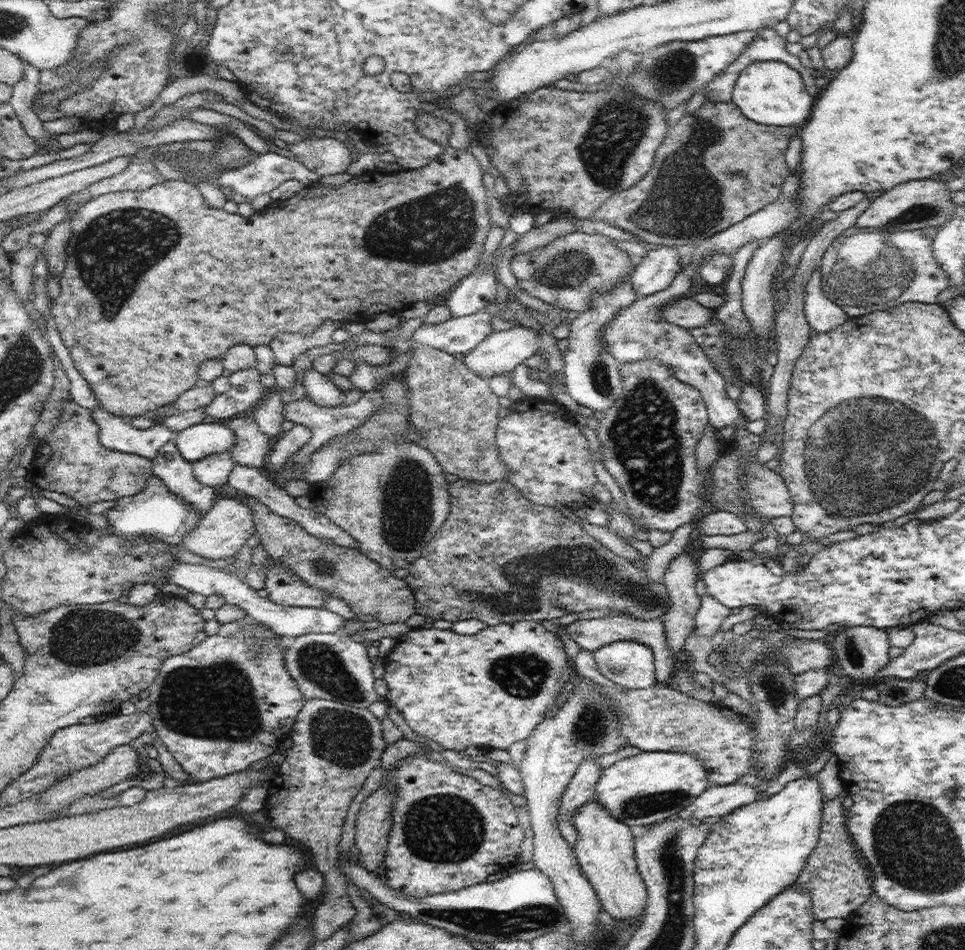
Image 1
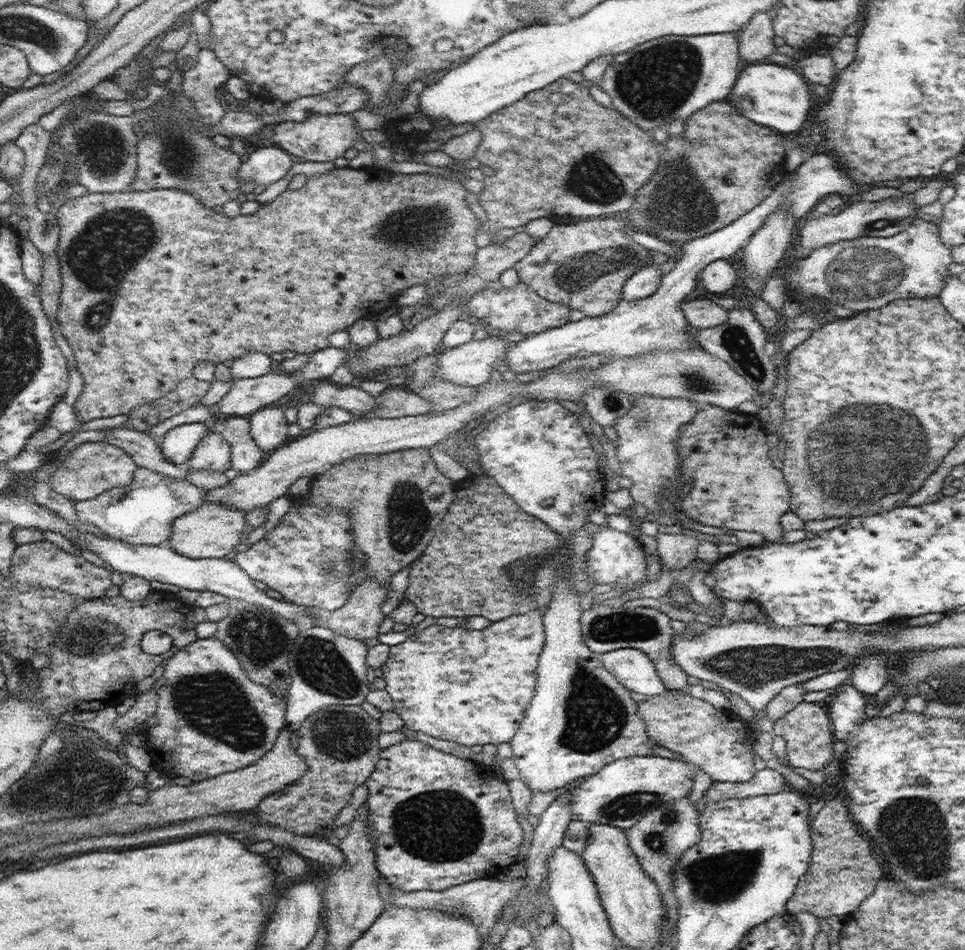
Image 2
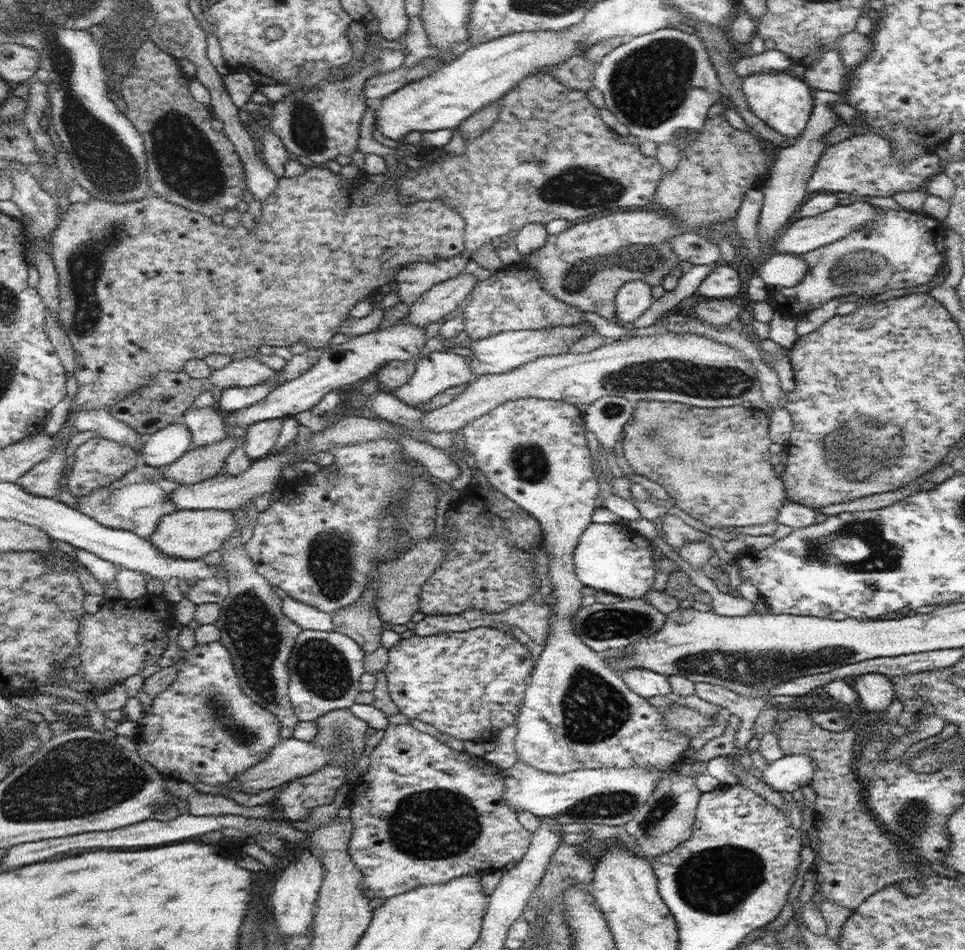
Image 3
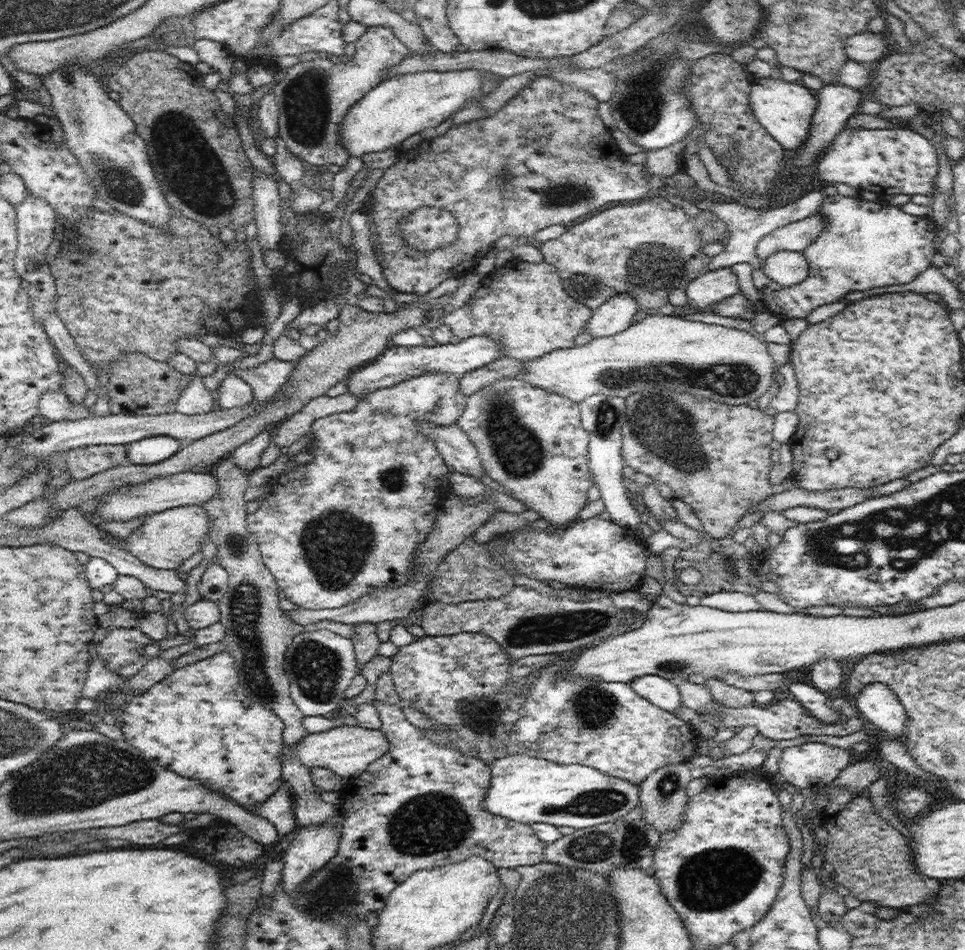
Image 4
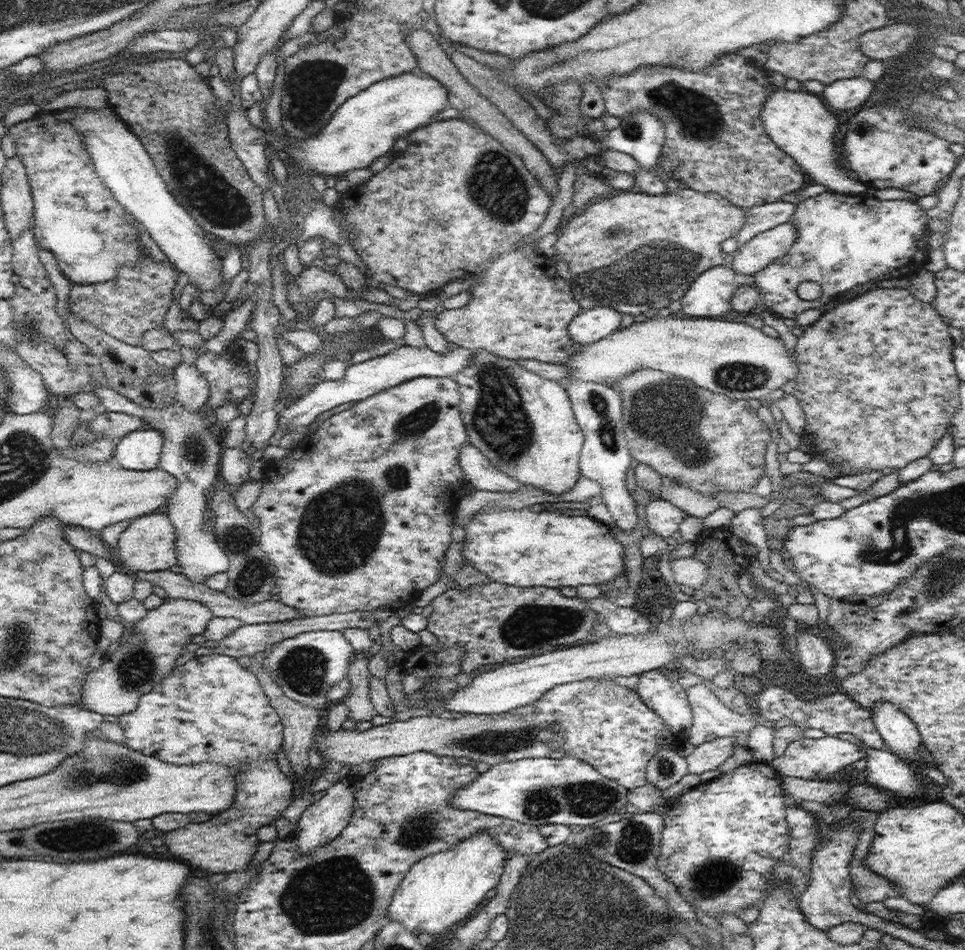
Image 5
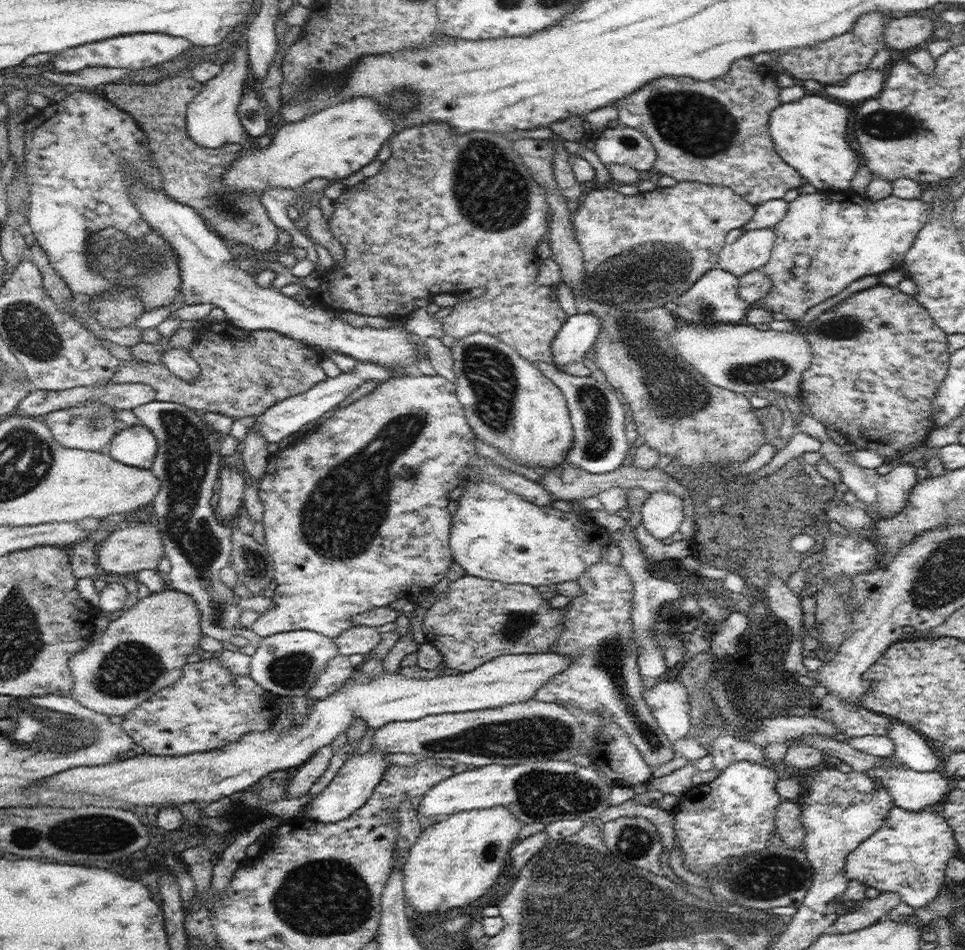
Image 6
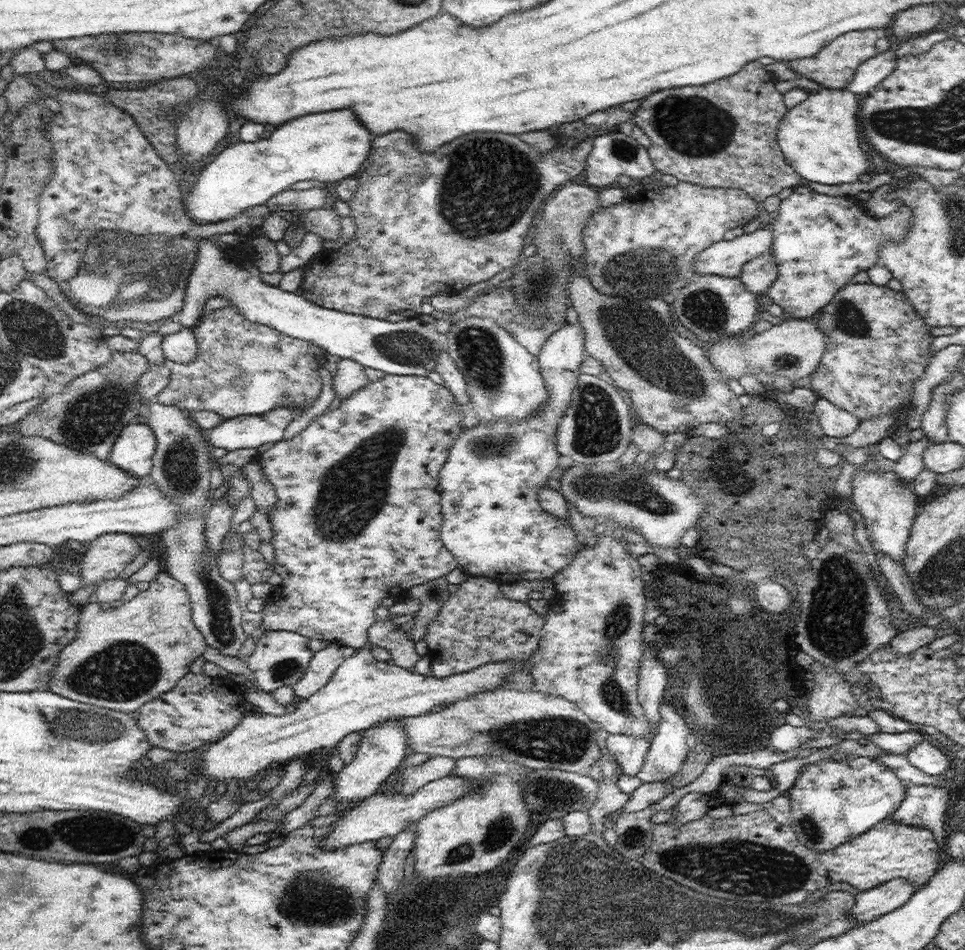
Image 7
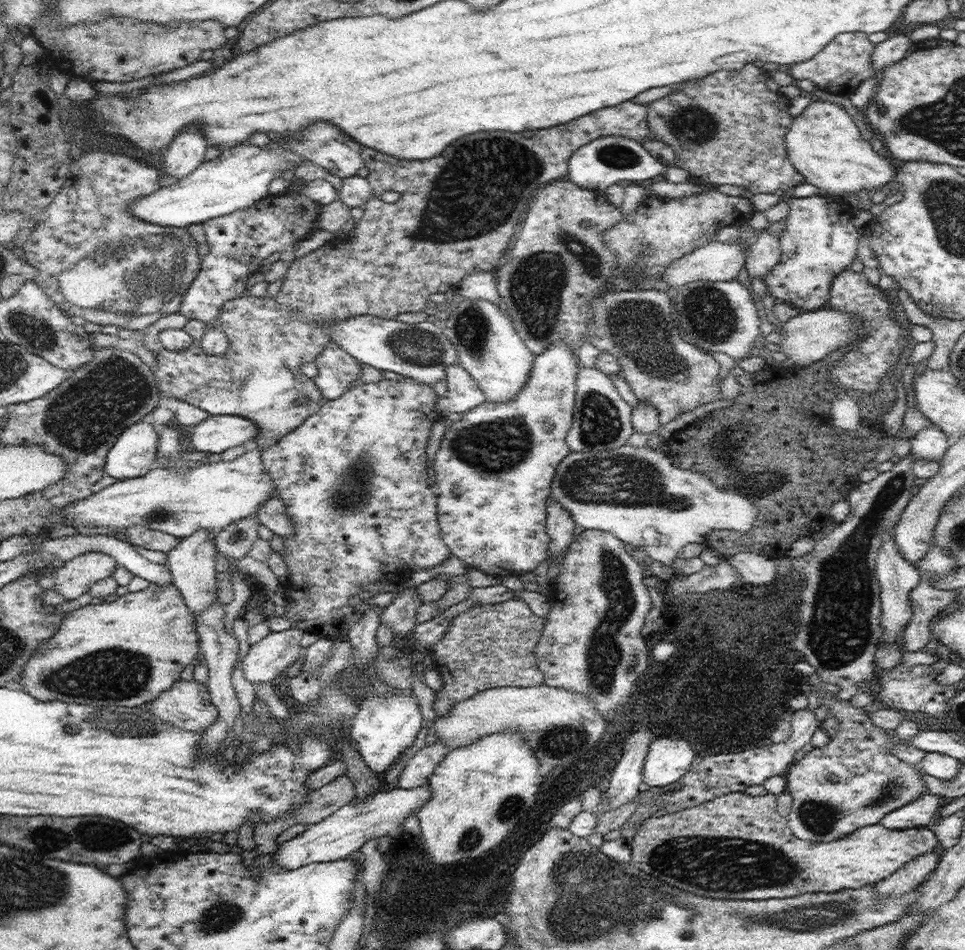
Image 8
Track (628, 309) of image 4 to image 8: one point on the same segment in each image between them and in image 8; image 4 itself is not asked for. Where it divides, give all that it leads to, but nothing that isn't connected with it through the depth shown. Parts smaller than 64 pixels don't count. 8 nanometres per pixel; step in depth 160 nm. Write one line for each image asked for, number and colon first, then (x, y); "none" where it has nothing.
5: (588, 326)
6: (578, 334)
7: (493, 524)
8: (492, 474)

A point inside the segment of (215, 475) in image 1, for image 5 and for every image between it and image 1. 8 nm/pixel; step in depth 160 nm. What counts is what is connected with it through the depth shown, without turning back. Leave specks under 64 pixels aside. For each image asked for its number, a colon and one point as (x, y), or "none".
2: (213, 453)
3: (206, 425)
4: (195, 399)
5: (193, 391)

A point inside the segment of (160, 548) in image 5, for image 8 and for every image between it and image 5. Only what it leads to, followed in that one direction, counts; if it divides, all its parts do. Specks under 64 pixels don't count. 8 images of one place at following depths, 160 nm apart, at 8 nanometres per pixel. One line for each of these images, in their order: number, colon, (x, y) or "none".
6: (132, 547)
7: (105, 557)
8: (74, 579)

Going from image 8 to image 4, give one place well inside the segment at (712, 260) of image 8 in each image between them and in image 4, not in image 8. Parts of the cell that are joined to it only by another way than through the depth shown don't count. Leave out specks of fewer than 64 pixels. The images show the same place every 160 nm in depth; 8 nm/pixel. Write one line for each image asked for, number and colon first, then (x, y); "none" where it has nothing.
4: (796, 236)
5: (766, 247)
6: (752, 250)
7: (725, 258)

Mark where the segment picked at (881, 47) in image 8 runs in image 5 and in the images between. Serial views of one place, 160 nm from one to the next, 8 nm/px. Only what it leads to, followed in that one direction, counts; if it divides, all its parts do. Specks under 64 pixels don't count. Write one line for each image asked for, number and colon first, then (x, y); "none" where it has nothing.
5: (848, 93)
6: (866, 84)
7: (869, 74)

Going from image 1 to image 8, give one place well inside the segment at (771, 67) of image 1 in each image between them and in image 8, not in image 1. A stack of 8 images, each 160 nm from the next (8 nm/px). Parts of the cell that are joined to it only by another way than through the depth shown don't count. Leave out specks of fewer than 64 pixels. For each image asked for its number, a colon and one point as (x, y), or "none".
2: (775, 96)
3: (782, 100)
4: (784, 109)
5: (800, 124)
6: (809, 134)
7: (818, 137)
8: (824, 145)

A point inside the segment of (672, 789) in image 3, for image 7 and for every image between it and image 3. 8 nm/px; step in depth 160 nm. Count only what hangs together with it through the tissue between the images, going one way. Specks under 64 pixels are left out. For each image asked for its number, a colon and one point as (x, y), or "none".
4: (663, 796)
5: (666, 768)
6: (597, 636)
7: (589, 652)

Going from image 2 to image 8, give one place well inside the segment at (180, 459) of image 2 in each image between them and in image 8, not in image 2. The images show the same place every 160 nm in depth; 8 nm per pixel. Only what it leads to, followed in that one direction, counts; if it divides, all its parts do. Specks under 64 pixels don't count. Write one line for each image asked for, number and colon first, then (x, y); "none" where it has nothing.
3: (169, 444)
4: (151, 450)
5: (140, 450)
6: (136, 446)
7: (133, 452)
8: (133, 454)

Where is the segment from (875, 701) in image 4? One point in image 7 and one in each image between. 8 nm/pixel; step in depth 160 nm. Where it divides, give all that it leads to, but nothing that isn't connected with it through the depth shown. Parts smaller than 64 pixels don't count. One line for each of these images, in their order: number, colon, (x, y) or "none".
5: (901, 737)
6: (910, 747)
7: (929, 757)

